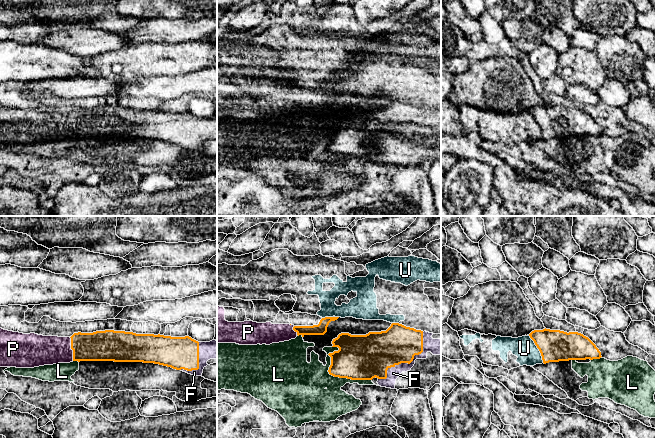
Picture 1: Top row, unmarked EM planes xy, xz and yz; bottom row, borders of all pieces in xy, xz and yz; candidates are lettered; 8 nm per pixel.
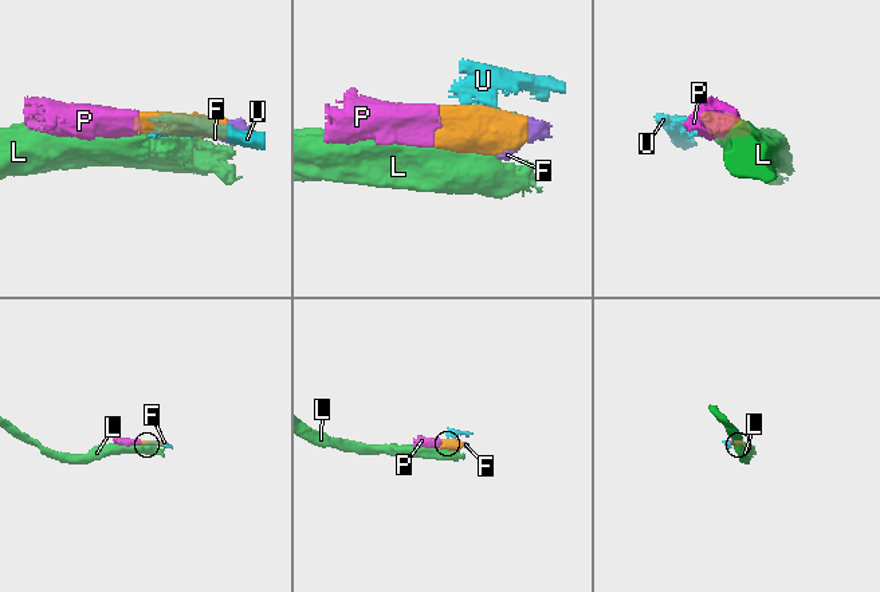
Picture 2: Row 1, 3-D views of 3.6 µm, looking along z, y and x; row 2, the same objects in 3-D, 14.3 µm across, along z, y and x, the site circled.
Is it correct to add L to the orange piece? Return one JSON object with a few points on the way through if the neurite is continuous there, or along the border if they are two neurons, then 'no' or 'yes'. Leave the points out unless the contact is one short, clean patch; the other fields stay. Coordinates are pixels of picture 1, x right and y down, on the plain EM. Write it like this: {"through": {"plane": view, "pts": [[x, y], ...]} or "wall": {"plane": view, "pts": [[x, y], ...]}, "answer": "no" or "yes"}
{"answer": "no"}

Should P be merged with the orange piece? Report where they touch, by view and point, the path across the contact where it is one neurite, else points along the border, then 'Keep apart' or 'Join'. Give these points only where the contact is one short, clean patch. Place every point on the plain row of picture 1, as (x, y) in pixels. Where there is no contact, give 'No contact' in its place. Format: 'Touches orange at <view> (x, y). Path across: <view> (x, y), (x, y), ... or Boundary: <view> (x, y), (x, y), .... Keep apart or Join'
Touches orange at xy (71, 124). Join

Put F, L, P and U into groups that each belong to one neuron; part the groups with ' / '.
F P / L / U

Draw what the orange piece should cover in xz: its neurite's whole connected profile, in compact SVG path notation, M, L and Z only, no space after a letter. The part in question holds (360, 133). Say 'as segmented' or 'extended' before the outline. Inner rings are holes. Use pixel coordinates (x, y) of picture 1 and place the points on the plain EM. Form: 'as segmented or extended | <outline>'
extended | M392 99L386 107L369 108L366 111L351 111L341 109L333 115L332 123L338 127L329 129L331 141L329 150L334 153L351 156L372 156L377 154L378 161L391 165L420 164L430 166L435 160L441 161L441 110L433 110L416 106L399 99Z

